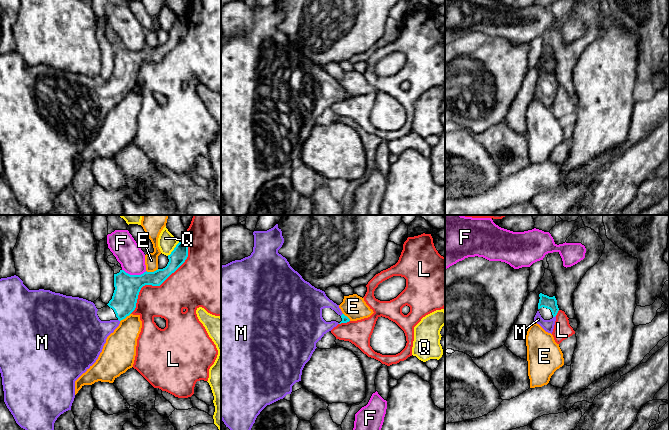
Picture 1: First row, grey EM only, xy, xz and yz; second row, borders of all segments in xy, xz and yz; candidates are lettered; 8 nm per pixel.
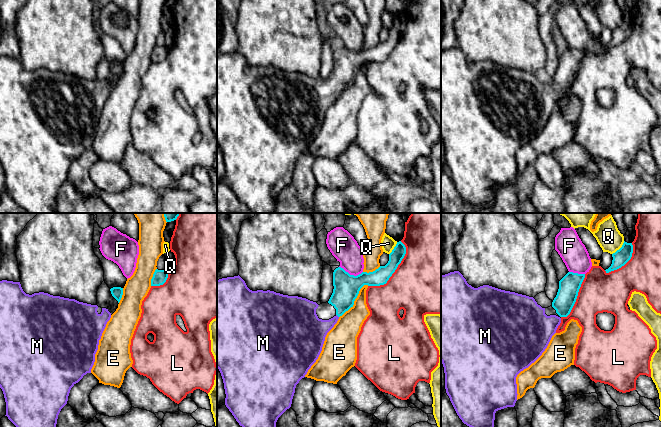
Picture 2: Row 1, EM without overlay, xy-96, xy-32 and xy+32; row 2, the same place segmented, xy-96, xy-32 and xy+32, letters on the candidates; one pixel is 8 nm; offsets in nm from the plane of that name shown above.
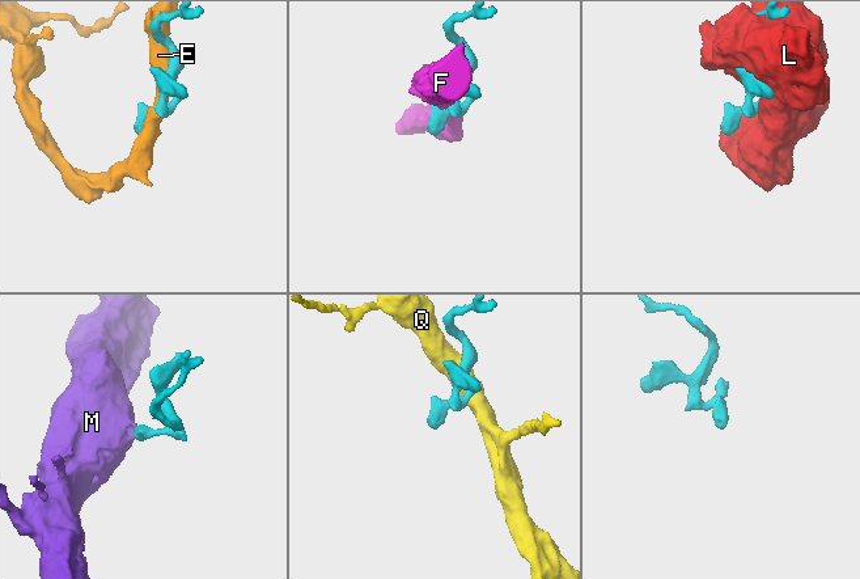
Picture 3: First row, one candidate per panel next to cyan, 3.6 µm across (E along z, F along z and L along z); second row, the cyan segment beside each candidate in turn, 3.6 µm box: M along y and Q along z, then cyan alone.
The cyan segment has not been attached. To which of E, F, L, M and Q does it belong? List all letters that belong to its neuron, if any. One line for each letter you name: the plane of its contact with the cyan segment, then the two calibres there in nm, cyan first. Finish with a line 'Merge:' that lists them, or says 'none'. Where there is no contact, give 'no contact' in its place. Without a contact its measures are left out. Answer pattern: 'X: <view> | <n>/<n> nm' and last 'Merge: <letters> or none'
M: yz | 100/100 nm
Merge: M

